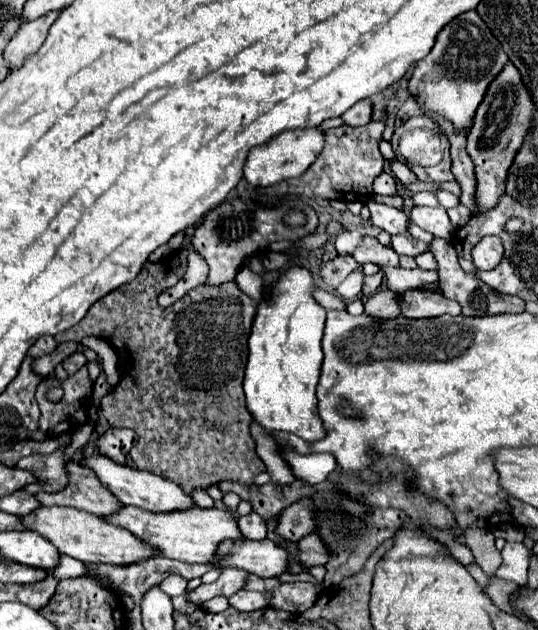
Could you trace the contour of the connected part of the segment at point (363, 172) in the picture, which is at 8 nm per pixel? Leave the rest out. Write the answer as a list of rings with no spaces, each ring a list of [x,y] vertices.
[[[371,120],[365,126],[339,126],[325,132],[325,146],[315,158],[315,162],[303,172],[303,176],[289,180],[283,184],[283,194],[297,194],[305,196],[311,202],[317,198],[323,200],[343,200],[355,202],[369,198],[373,194],[373,180],[383,172],[385,160],[379,152],[379,142],[383,140],[383,122]]]

